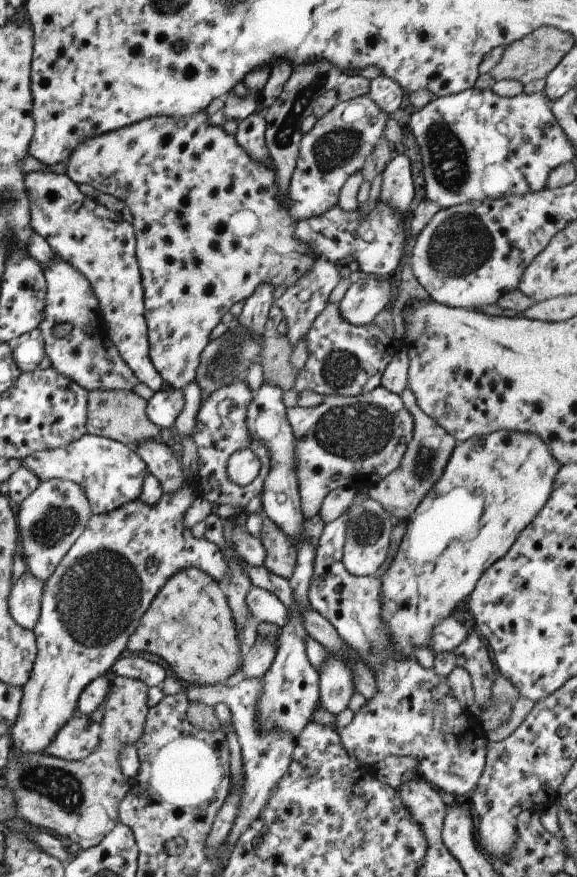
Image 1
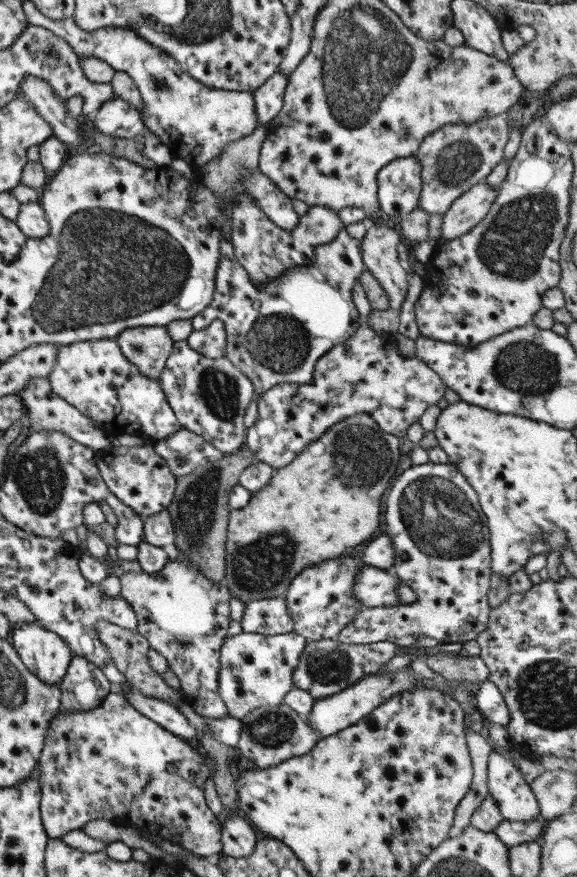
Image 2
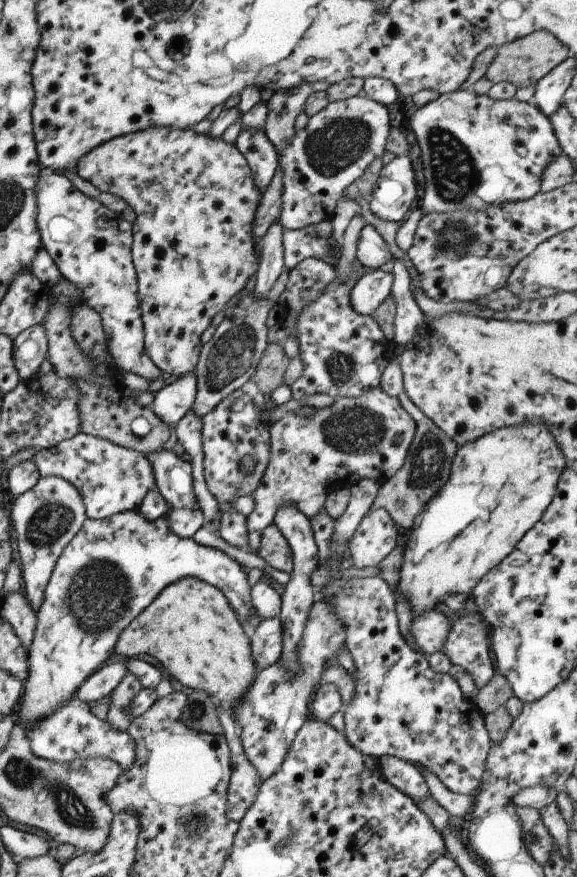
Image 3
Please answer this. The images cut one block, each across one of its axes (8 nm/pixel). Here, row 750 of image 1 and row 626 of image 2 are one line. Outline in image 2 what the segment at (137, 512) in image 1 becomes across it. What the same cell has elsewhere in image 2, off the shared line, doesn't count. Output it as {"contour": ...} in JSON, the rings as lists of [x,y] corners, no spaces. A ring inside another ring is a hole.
{"contour":[[[39,622],[16,623],[11,626],[8,639],[25,668],[41,682],[60,682],[73,654],[59,636]]]}

